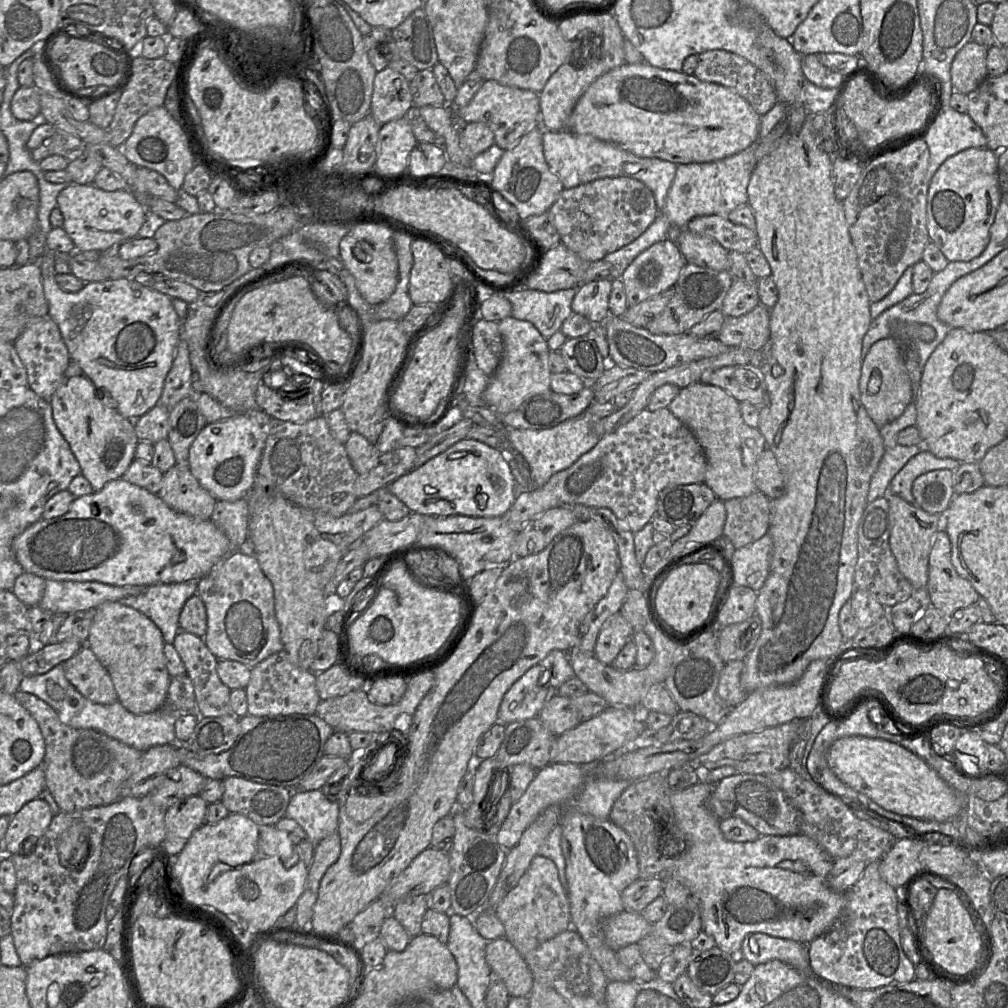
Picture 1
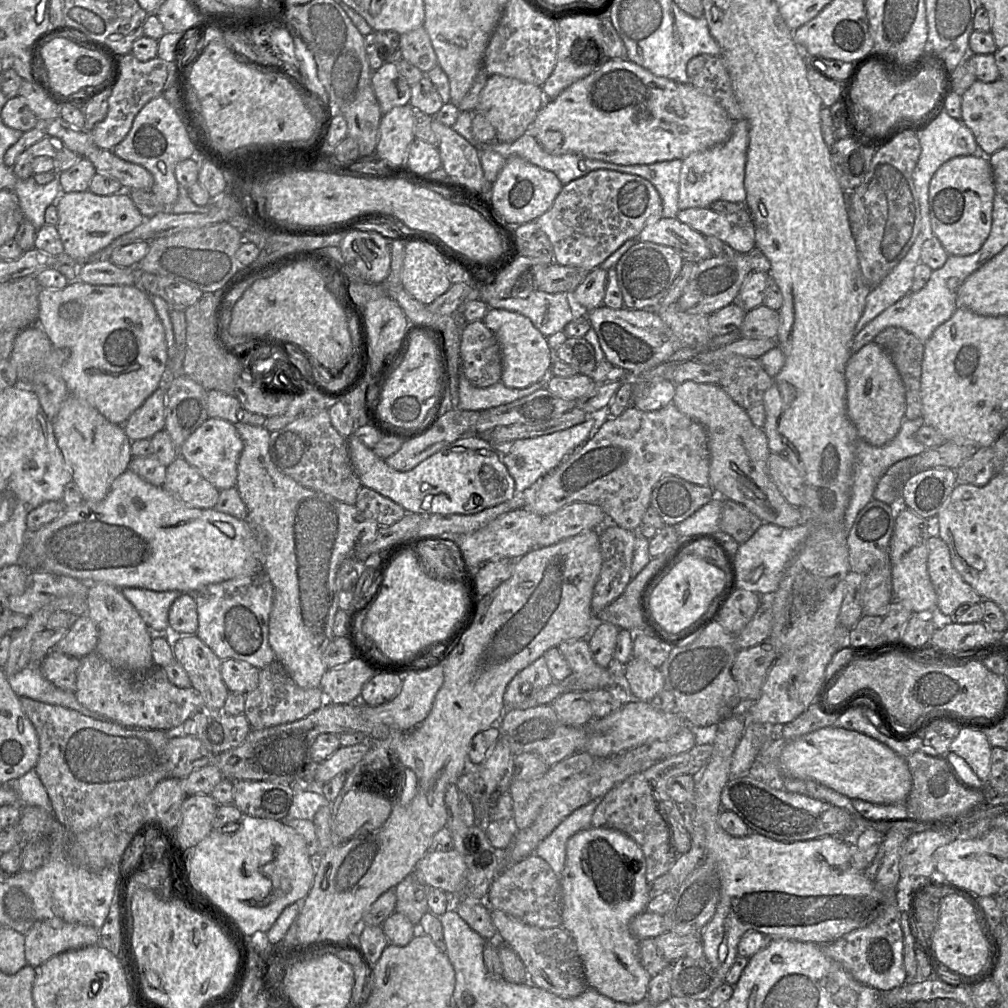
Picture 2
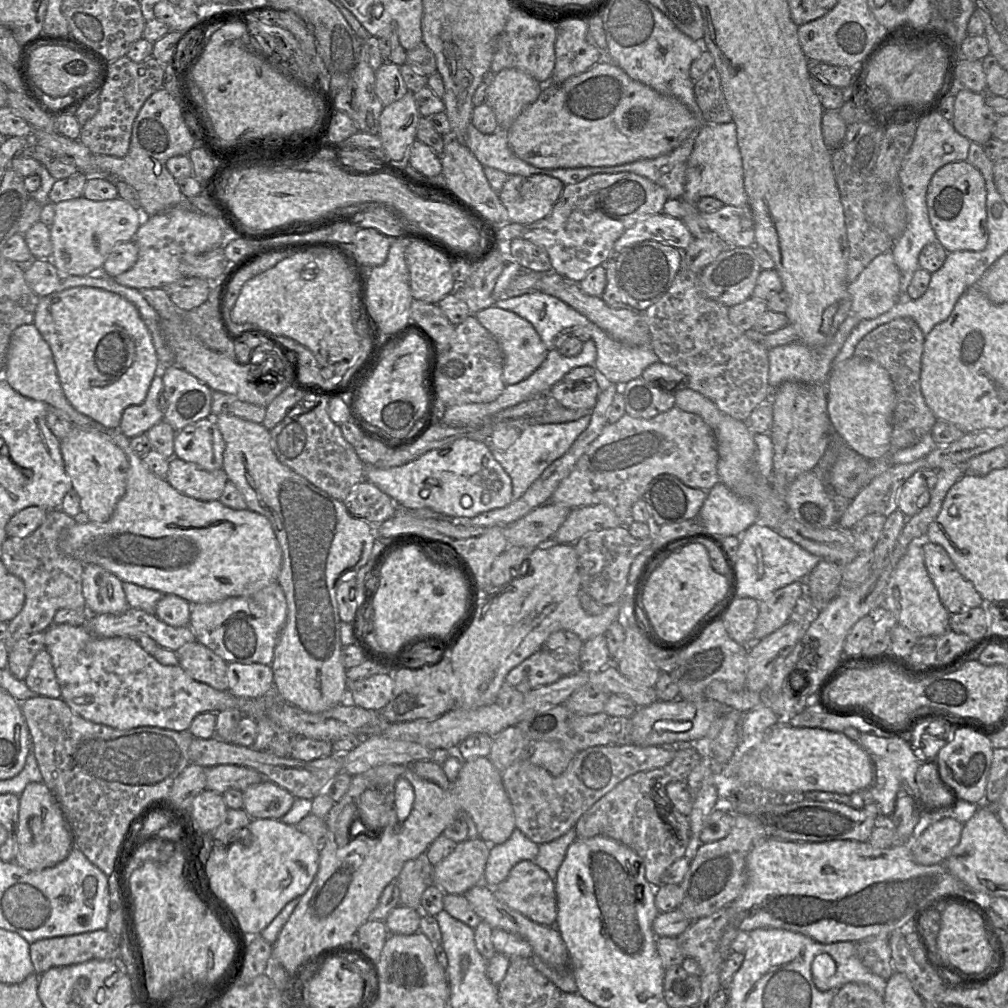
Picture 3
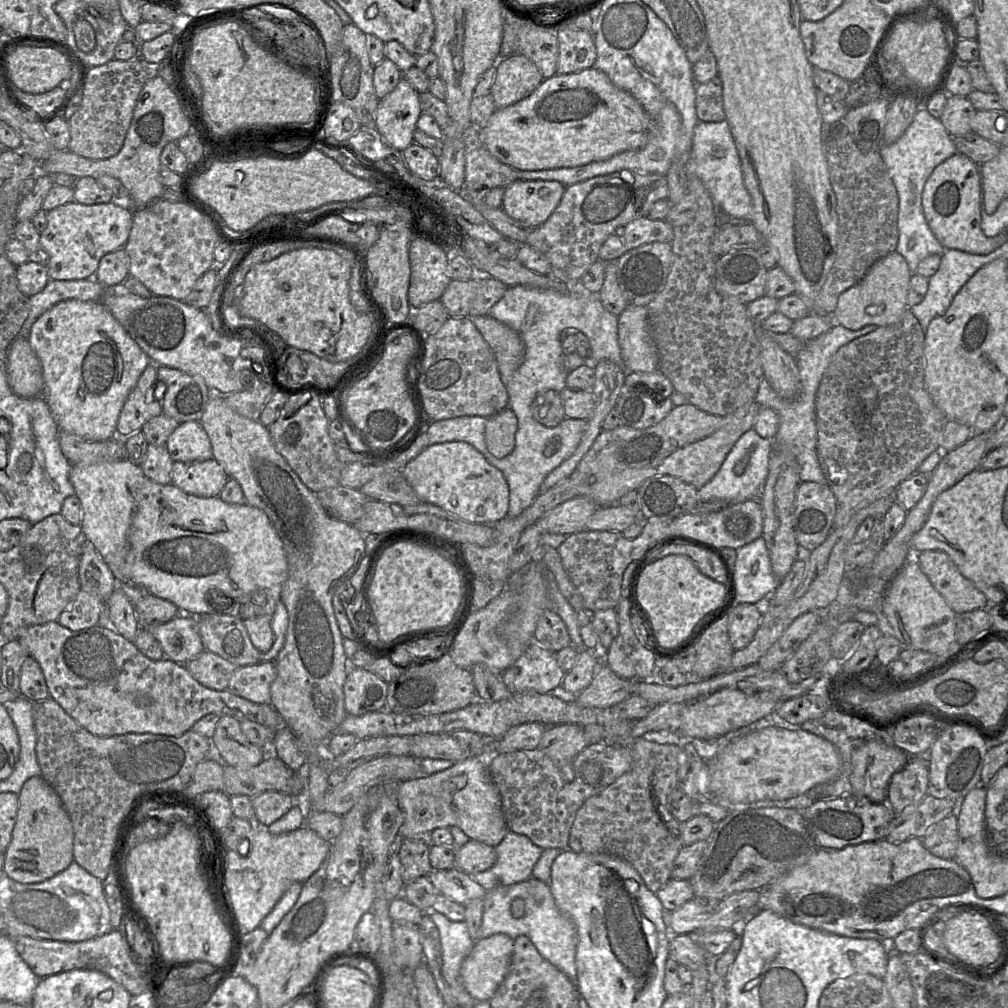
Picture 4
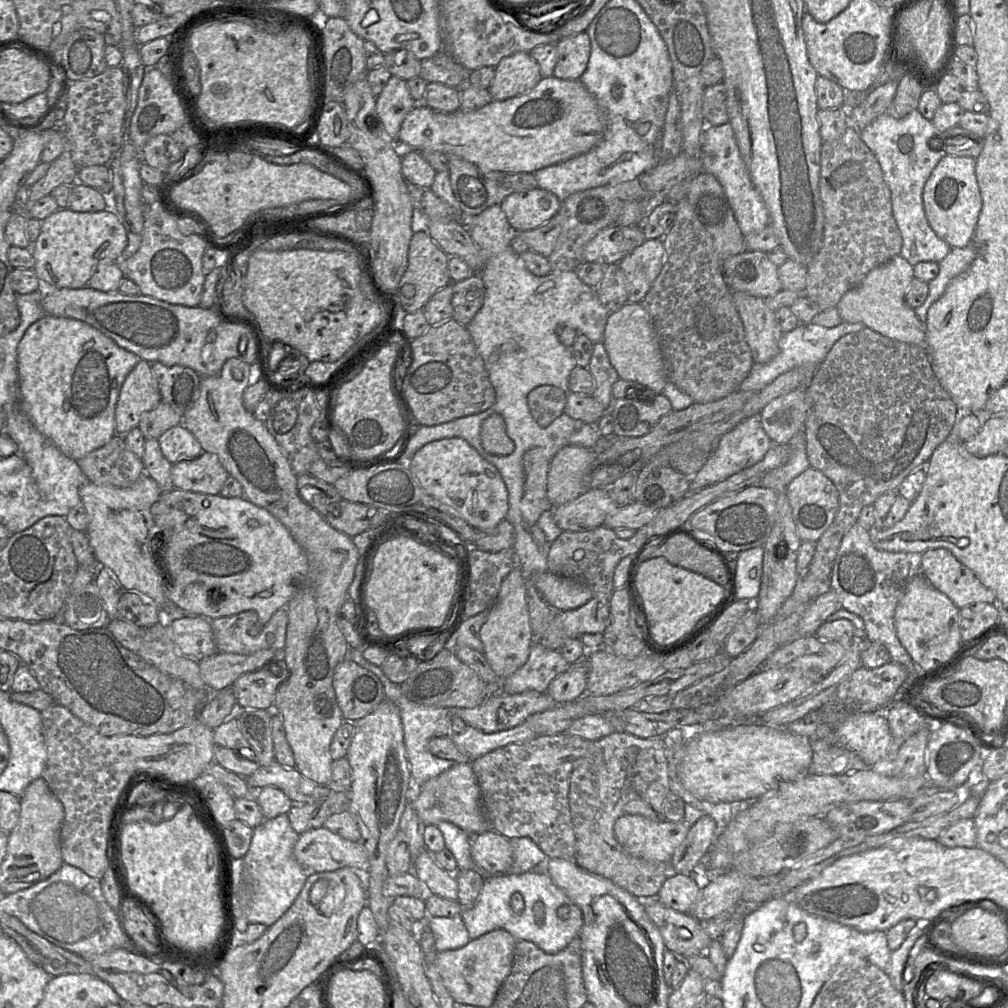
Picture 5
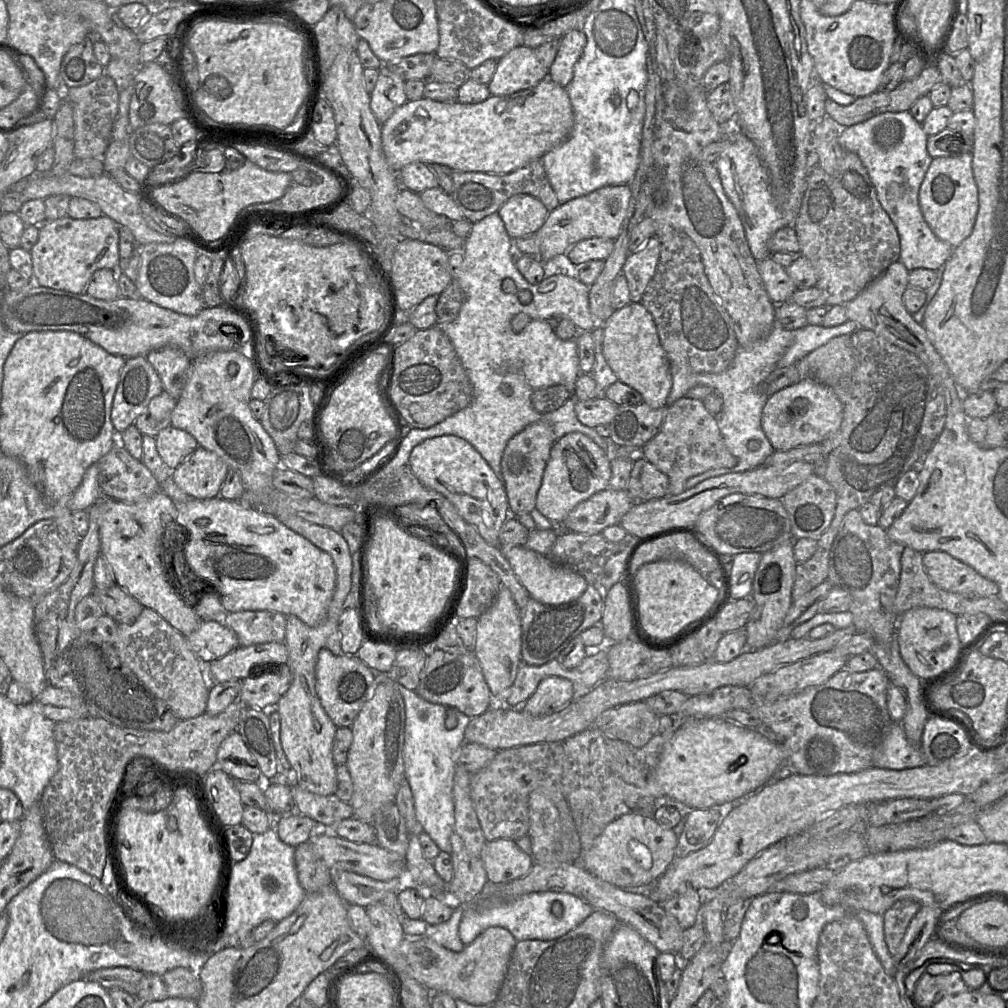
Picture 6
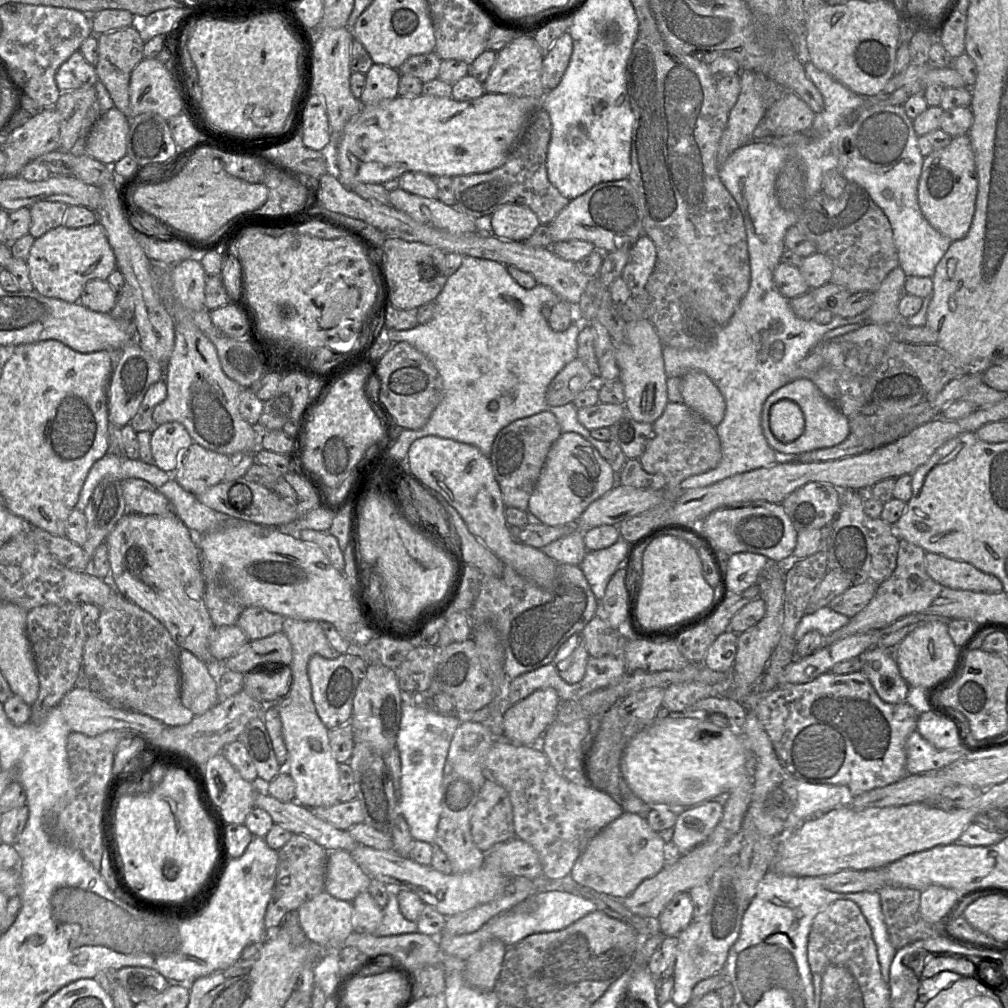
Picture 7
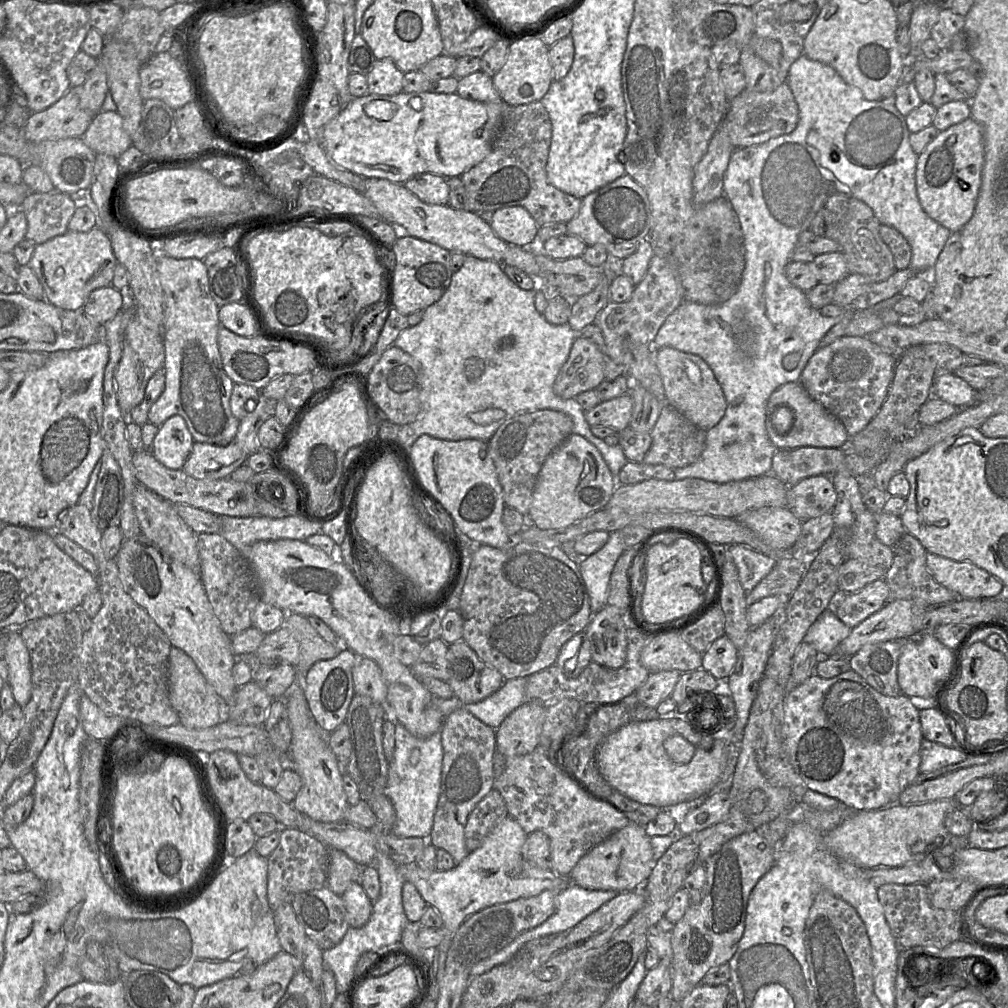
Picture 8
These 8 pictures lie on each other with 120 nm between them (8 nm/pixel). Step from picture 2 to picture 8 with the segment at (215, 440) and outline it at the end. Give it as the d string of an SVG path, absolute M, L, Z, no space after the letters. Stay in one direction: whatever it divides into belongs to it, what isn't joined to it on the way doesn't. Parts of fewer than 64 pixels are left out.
M174 415L159 426L152 442L152 455L168 469L182 469L193 443L185 420Z

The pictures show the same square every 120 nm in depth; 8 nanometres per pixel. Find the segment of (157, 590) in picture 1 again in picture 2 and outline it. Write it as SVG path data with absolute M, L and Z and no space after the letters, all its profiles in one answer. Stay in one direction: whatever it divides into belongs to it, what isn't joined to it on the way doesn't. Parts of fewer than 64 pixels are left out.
M132 587L120 590L154 634L166 634L169 629L168 611L173 602L183 594L182 592Z

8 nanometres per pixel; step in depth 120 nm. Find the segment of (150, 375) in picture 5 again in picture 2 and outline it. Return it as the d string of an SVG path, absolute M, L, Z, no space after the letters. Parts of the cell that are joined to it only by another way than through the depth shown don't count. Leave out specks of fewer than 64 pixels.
M166 384L158 387L137 408L123 424L123 429L131 441L150 439L164 429L166 407Z

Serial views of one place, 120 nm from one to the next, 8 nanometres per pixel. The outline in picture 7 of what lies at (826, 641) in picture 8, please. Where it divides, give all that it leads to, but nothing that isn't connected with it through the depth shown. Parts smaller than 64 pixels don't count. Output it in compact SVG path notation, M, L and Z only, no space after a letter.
M825 606L813 613L805 613L796 627L794 637L798 642L810 631L818 631L823 637L827 637L847 625L849 621L849 617Z

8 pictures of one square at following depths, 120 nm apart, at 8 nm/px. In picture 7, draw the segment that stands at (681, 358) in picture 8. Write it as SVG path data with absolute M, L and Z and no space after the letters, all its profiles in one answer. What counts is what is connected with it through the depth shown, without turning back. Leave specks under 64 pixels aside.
M693 370L682 377L683 403L717 427L726 411L725 399L714 382L703 372Z

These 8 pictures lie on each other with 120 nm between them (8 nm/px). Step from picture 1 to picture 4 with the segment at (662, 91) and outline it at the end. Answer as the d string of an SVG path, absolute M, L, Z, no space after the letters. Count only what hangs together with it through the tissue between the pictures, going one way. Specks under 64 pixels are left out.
M591 67L580 72L554 75L551 78L543 79L538 88L528 97L513 105L504 108L497 108L487 121L487 124L480 128L479 139L485 145L490 154L501 163L517 170L536 171L581 166L594 161L606 160L624 151L640 149L647 143L650 131L651 119L641 104L630 93L616 87L603 71Z

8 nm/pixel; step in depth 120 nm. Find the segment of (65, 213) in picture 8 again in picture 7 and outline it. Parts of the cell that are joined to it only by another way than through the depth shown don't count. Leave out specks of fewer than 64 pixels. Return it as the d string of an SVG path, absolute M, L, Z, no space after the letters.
M39 201L30 206L29 234L37 239L49 230L63 225L68 207L68 204L57 201Z

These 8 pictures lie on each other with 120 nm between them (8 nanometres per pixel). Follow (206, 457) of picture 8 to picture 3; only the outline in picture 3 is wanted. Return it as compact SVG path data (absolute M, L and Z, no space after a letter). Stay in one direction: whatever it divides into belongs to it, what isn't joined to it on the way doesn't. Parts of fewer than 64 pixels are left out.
M176 456L170 458L165 478L180 493L202 501L219 500L228 476L223 469L205 470Z

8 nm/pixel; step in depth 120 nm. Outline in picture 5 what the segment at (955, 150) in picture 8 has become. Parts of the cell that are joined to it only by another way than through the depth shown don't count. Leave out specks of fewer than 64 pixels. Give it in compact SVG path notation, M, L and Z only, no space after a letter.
M944 156L927 180L923 190L923 205L933 231L951 248L965 248L974 237L982 209L976 160L971 157Z

